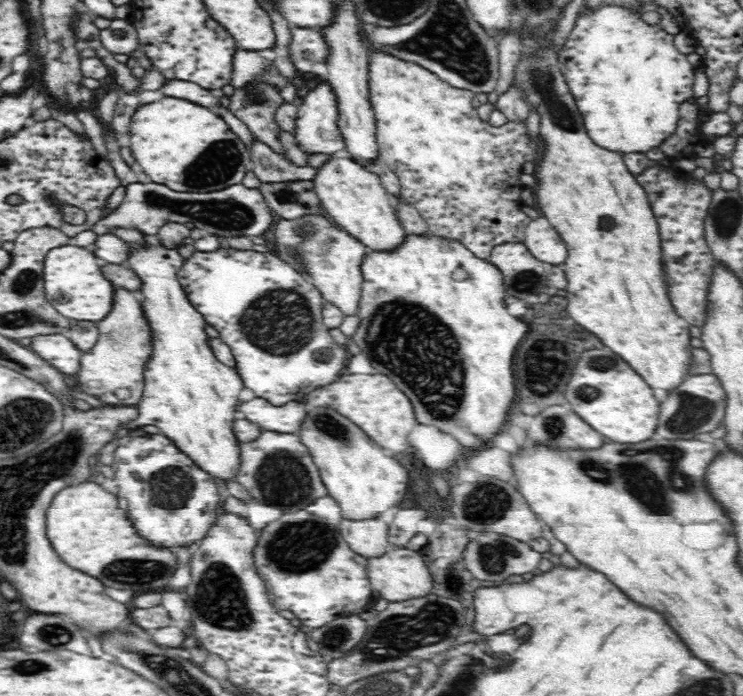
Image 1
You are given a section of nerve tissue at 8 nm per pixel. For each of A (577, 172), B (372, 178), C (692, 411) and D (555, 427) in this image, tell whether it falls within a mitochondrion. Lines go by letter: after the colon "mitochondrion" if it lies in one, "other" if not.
A: other
B: other
C: mitochondrion
D: mitochondrion

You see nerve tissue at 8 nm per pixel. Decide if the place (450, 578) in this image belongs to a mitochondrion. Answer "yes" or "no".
yes

